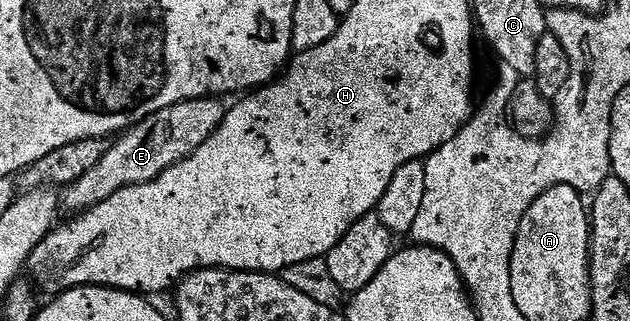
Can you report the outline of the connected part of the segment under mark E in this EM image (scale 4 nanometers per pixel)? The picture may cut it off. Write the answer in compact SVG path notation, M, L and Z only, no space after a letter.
M221 97L197 98L196 100L184 100L180 104L172 104L172 108L160 108L160 112L152 112L152 116L140 120L129 130L117 135L107 145L100 164L95 164L88 172L84 172L84 176L80 176L80 180L76 180L71 186L65 187L61 191L61 205L65 209L67 206L68 209L74 210L70 212L85 212L96 204L108 200L108 196L112 196L124 188L148 184L152 180L156 180L168 168L180 164L185 158L195 154L214 135L216 128L220 128L228 109L227 103L222 102L225 101Z

